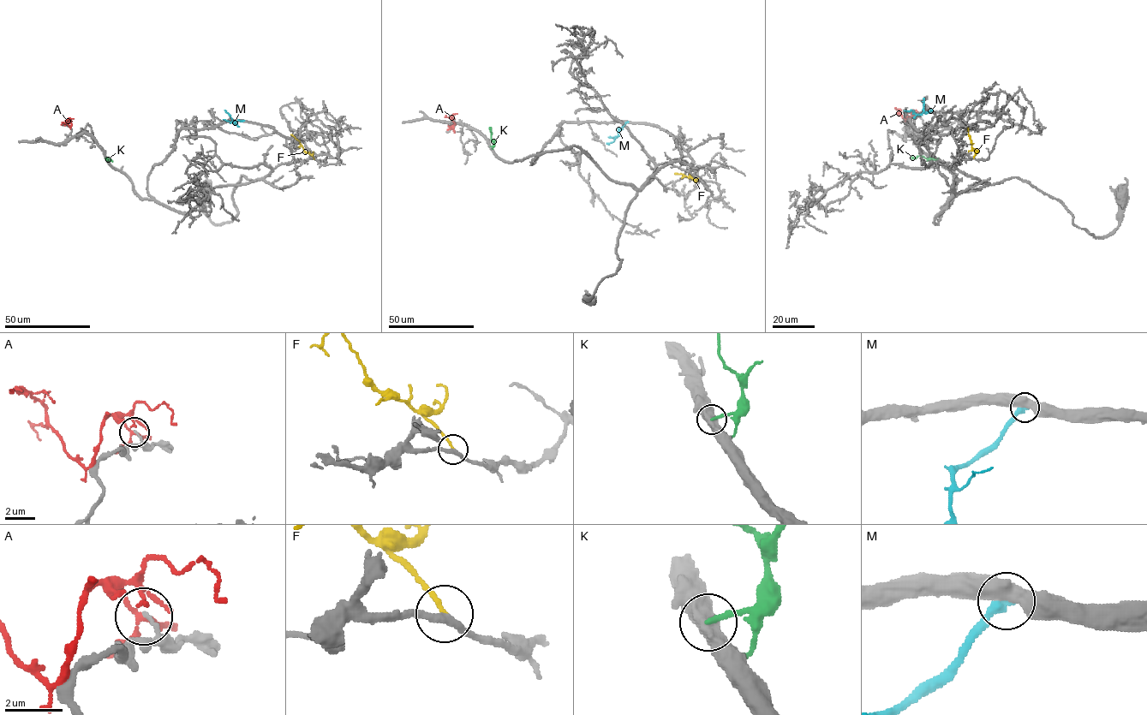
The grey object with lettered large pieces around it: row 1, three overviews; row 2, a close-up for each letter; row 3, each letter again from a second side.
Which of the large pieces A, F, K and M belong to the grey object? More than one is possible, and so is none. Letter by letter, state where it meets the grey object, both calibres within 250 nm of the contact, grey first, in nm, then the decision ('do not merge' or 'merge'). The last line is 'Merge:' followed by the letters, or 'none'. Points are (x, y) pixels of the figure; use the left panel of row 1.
A: meets grey at (66, 123); 120 nm thick on the grey side, 160 nm on the other; do not merge
F: meets grey at (314, 158); 260 nm thick on the grey side, 140 nm on the other; merge
K: meets grey at (106, 160); 500 nm thick on the grey side, 200 nm on the other; do not merge
M: meets grey at (243, 121); 550 nm thick on the grey side, 360 nm on the other; do not merge
Merge: F

